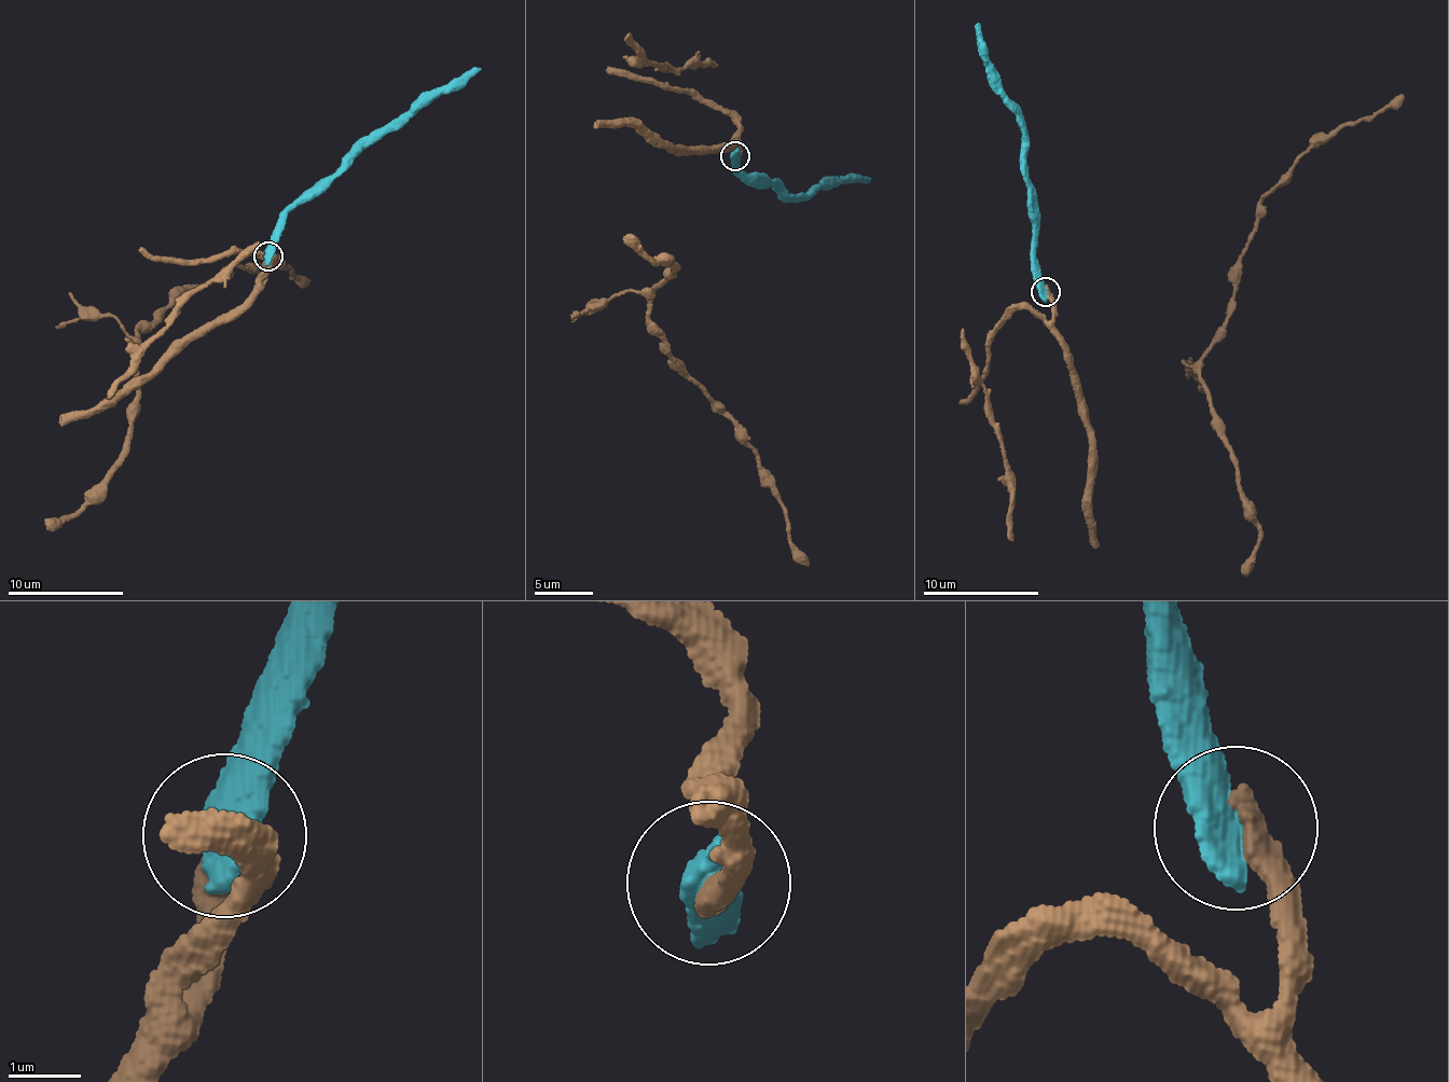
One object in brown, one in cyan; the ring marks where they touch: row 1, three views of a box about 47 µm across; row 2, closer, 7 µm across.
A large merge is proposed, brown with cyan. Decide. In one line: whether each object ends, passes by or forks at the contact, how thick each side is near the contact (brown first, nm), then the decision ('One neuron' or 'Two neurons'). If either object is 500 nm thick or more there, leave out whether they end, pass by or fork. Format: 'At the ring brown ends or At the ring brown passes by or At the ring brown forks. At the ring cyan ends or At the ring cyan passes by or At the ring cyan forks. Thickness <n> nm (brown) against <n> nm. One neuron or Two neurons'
Thickness 440 nm (brown) against 650 nm. One neuron

